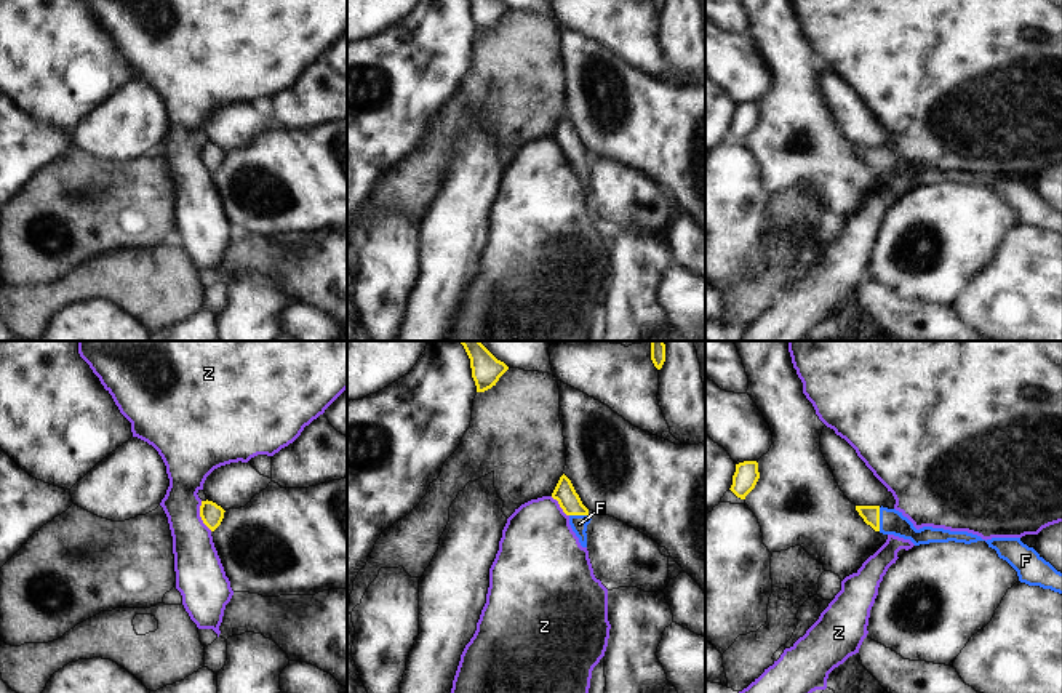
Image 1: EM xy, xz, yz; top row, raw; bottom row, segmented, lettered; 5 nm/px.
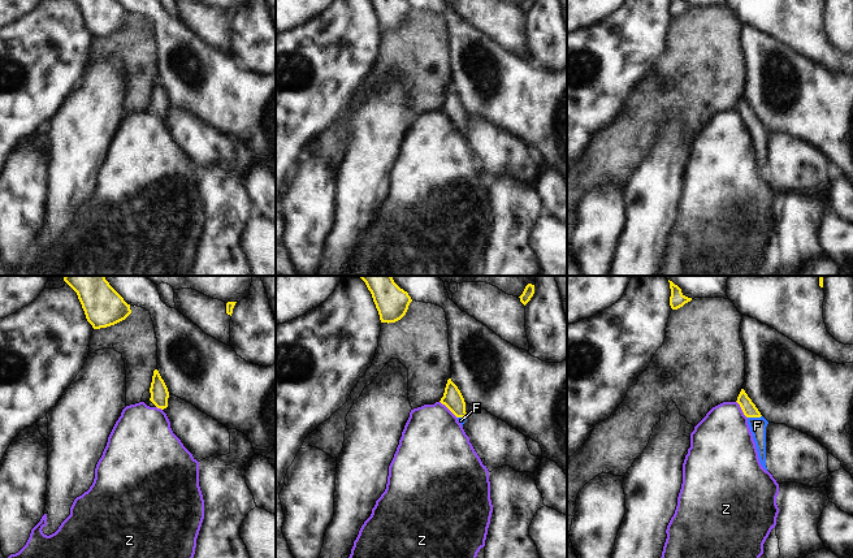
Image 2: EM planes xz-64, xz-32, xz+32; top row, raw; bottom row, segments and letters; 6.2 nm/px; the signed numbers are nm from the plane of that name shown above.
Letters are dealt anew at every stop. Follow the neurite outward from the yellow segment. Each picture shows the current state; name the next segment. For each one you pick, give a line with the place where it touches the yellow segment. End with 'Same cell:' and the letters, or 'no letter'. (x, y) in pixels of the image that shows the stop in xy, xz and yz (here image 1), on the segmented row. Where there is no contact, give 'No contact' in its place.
F: Touches yellow at yz (878, 519)
Same cell: F.

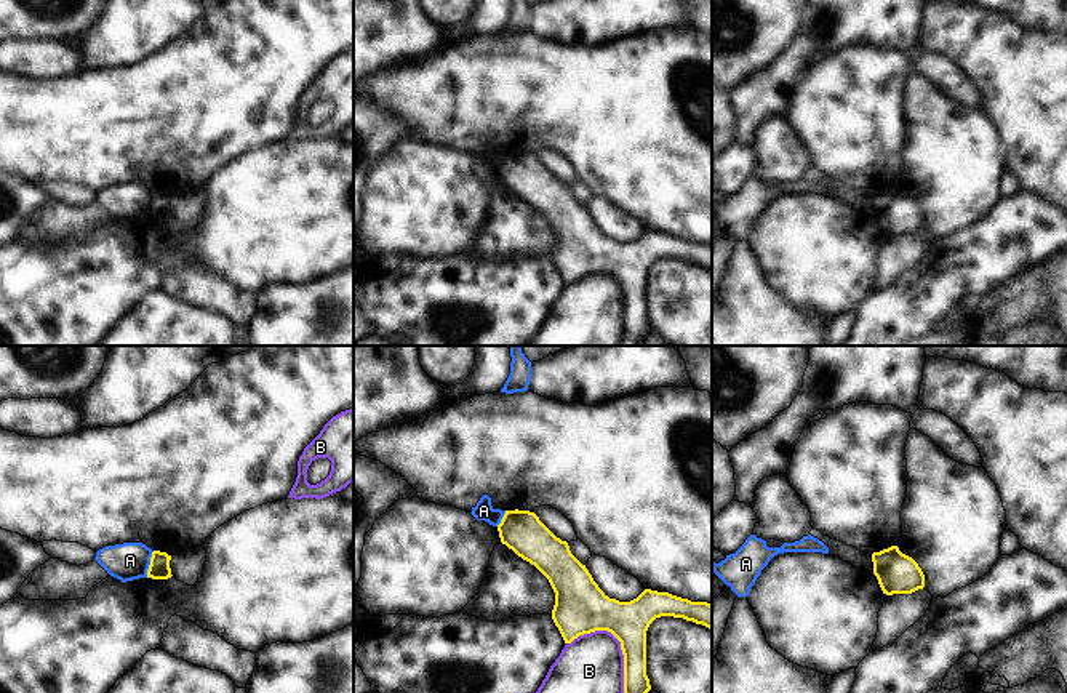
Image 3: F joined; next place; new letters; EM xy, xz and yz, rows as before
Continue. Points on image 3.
Same cell: no letter.

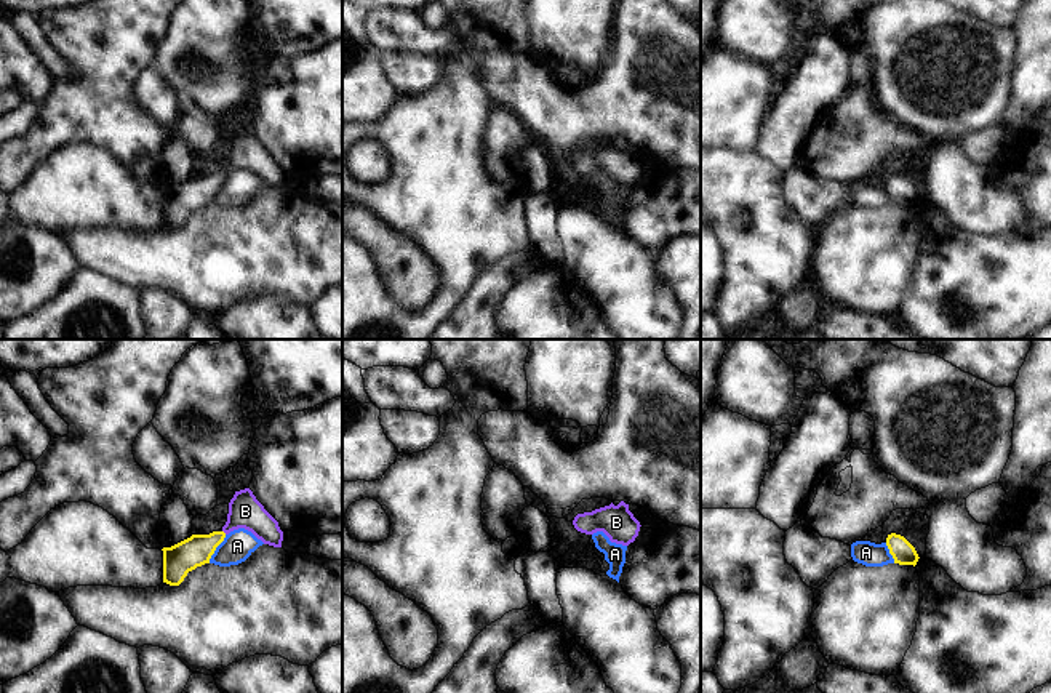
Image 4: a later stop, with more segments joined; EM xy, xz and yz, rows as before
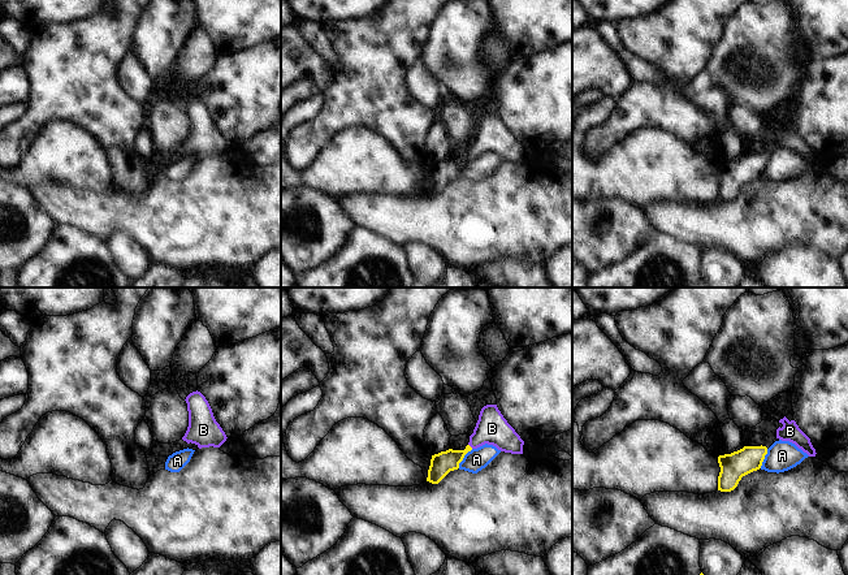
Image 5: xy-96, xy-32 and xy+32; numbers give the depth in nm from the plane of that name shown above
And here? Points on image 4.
B: No contact
Same cell: B.

